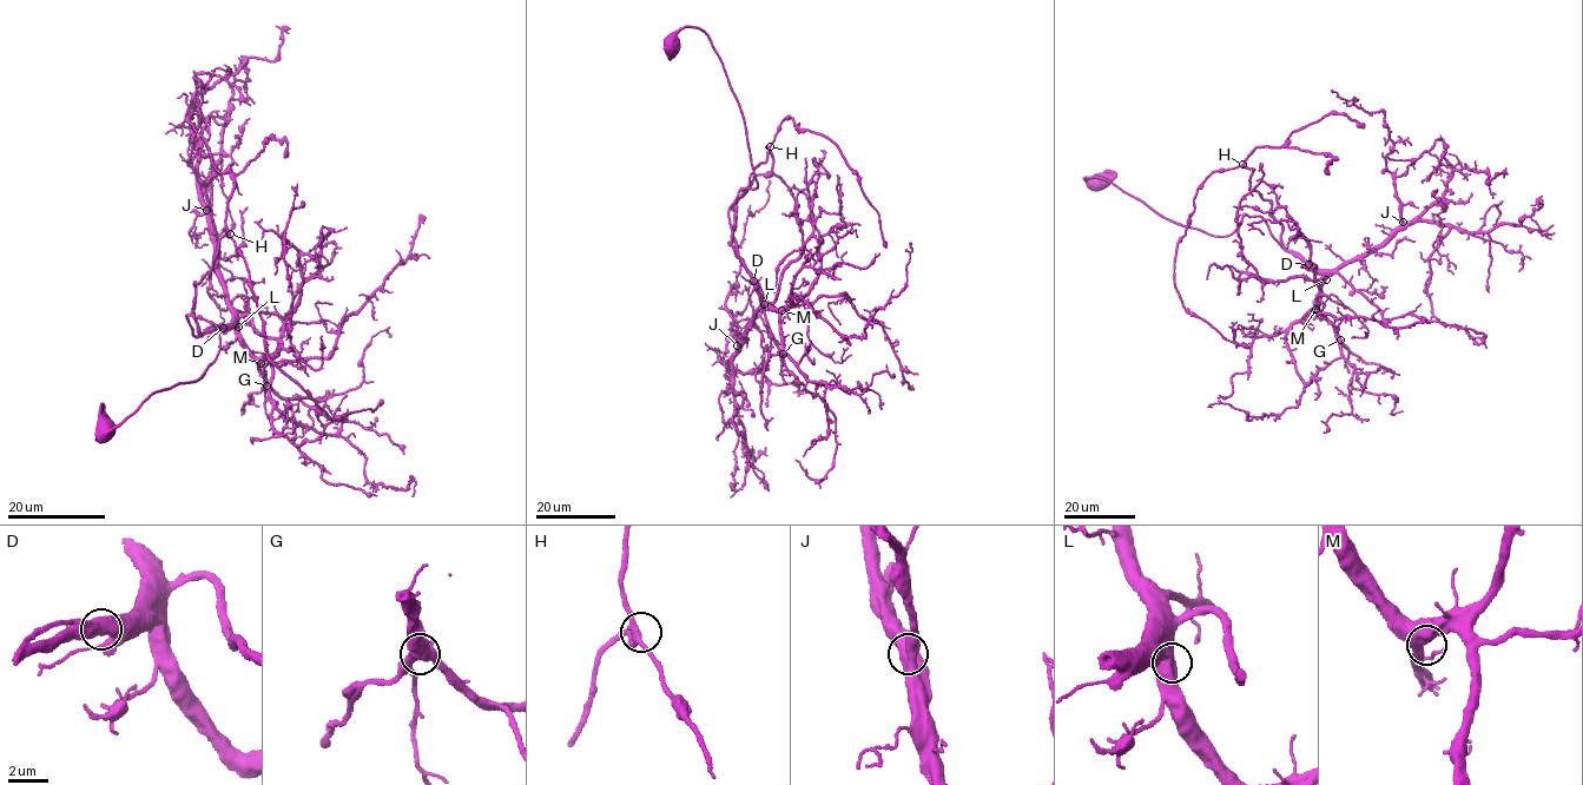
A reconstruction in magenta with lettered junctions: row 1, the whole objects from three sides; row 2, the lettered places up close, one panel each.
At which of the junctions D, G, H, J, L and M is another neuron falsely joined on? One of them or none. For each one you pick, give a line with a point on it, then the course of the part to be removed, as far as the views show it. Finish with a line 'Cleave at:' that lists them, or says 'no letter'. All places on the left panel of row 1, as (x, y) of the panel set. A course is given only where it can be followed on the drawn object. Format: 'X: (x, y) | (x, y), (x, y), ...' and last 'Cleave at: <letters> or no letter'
Cleave at: no letter

